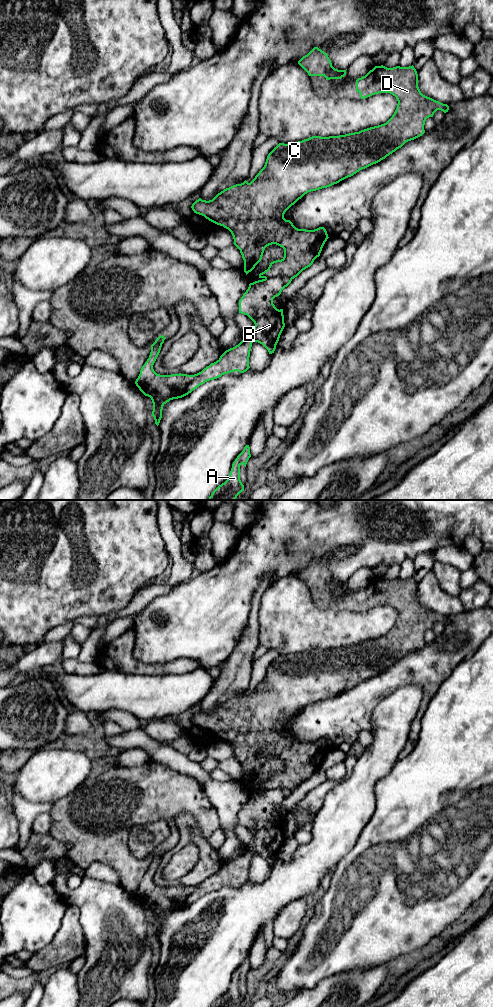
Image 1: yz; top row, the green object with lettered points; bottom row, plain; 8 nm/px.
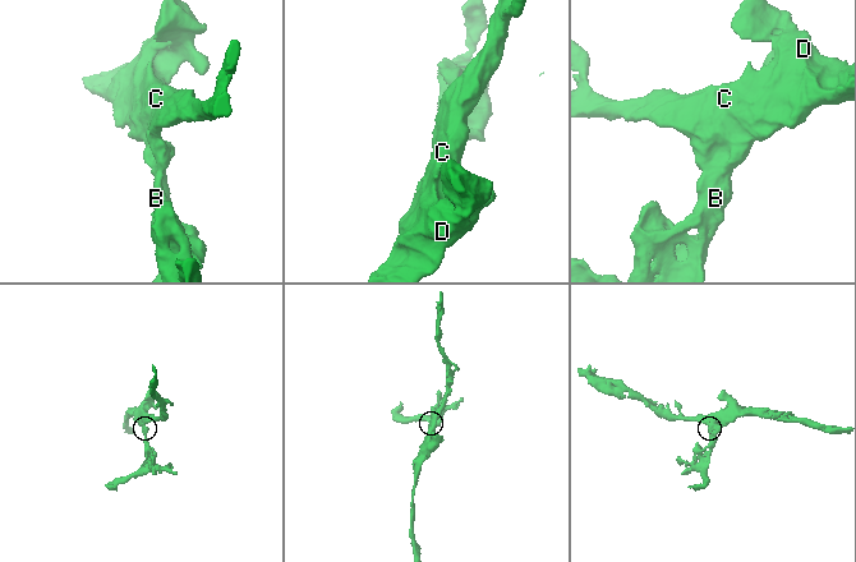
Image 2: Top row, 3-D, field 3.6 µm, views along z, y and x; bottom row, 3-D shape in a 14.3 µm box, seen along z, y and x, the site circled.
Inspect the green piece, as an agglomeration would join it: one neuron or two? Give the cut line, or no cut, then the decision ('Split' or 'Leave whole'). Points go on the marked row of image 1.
Split along yz (265, 277), (289, 277), (291, 279). Split

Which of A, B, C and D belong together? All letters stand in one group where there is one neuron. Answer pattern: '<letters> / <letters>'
A B / C D

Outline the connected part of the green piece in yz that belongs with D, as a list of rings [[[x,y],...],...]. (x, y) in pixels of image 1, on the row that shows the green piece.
[[[375,66],[356,80],[356,91],[361,99],[379,93],[390,93],[398,104],[392,117],[384,124],[359,132],[339,136],[312,136],[298,142],[279,143],[267,156],[264,167],[248,183],[233,185],[218,193],[212,200],[199,198],[191,208],[194,213],[228,229],[234,245],[244,260],[244,272],[251,272],[261,261],[267,246],[276,244],[284,249],[284,257],[270,263],[259,278],[289,277],[294,279],[310,267],[320,256],[328,234],[324,227],[314,230],[298,229],[284,218],[285,212],[305,194],[330,187],[353,176],[362,169],[380,162],[401,148],[406,142],[425,133],[425,121],[437,110],[448,112],[449,106],[423,95],[418,87],[414,66],[387,68]]]

